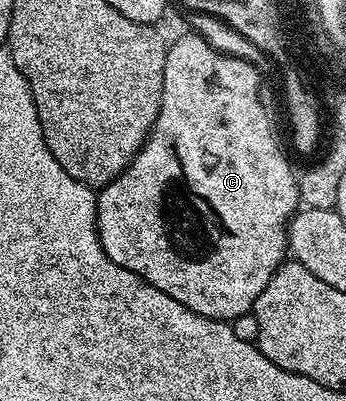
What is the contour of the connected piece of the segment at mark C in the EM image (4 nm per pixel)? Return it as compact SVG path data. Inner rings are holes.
M199 34L188 35L179 35L166 49L162 105L141 150L134 155L134 161L111 184L97 193L98 237L104 246L104 254L108 254L108 258L112 258L116 266L124 266L124 270L132 270L132 274L144 278L149 284L156 286L156 290L164 290L168 298L176 298L176 302L188 306L188 310L204 318L231 322L238 315L244 315L253 309L256 298L260 298L272 274L287 259L286 230L291 218L300 208L298 176L290 169L290 164L282 153L282 144L274 137L270 116L266 113L261 98L258 97L258 91L262 88L263 73L247 61L214 49Z

